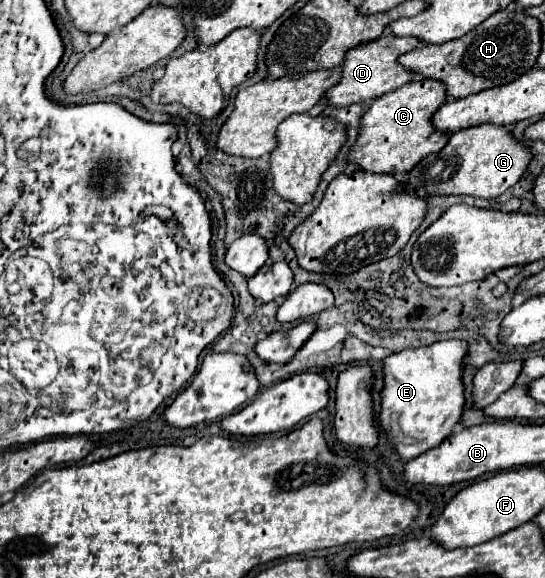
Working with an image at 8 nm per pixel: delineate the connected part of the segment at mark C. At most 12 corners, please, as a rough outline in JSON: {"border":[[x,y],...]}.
{"border":[[412,80],[372,100],[346,160],[396,176],[440,152],[430,122],[444,84]]}

